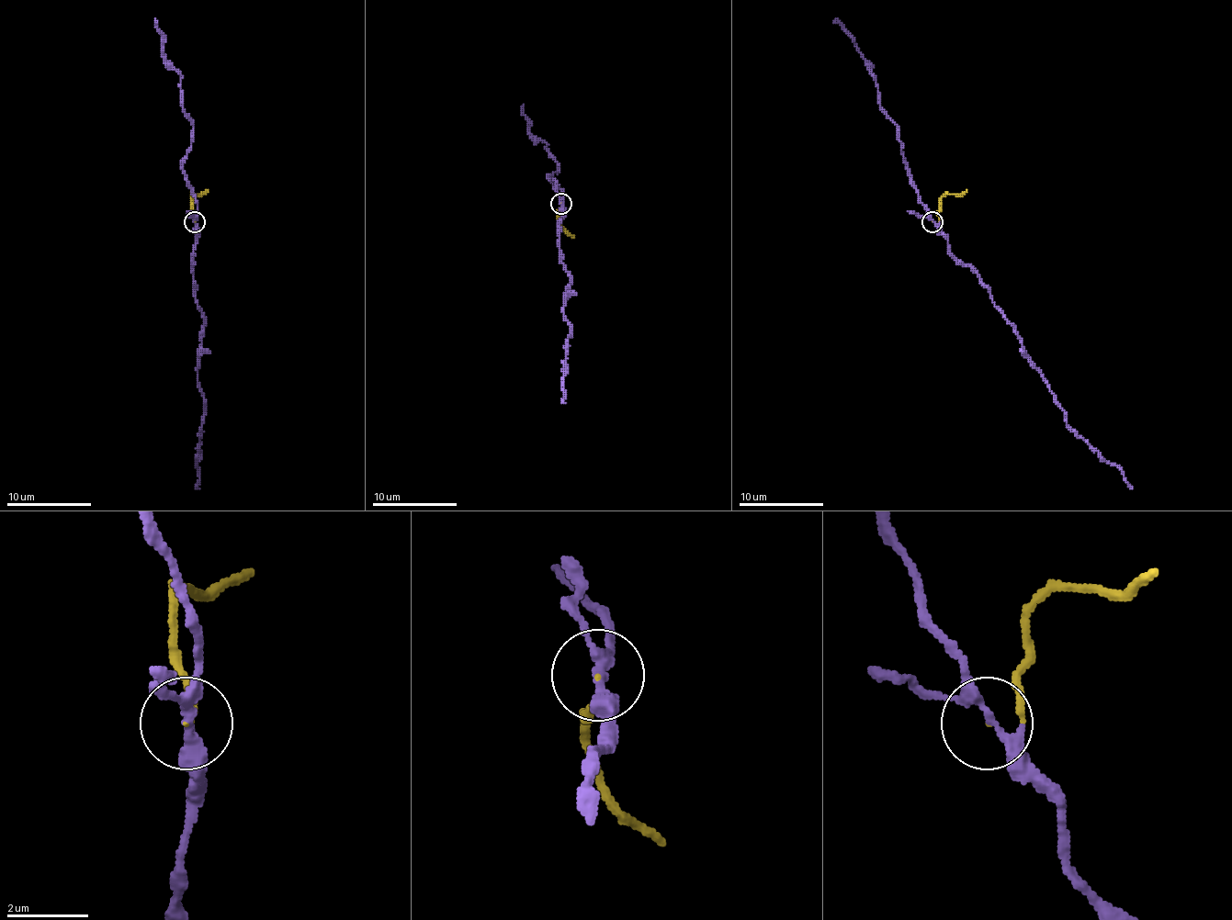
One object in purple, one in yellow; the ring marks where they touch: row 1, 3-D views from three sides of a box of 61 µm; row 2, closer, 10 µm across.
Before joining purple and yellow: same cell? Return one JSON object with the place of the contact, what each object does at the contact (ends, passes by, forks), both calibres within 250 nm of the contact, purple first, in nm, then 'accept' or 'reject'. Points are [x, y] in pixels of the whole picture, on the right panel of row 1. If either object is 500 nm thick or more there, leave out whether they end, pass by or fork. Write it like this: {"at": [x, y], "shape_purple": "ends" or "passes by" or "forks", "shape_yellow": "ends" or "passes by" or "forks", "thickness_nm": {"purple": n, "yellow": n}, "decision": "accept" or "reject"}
{"at": [932, 222], "shape_purple": "forks", "shape_yellow": "ends", "thickness_nm": {"purple": 240, "yellow": 70}, "decision": "accept"}

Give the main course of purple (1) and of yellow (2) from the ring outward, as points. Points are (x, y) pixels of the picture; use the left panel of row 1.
1: (195, 221), (193, 289), (204, 319), (197, 385), (204, 395), (204, 420), (197, 461), (199, 484), (195, 488)
2: (195, 221), (193, 196), (208, 190)

